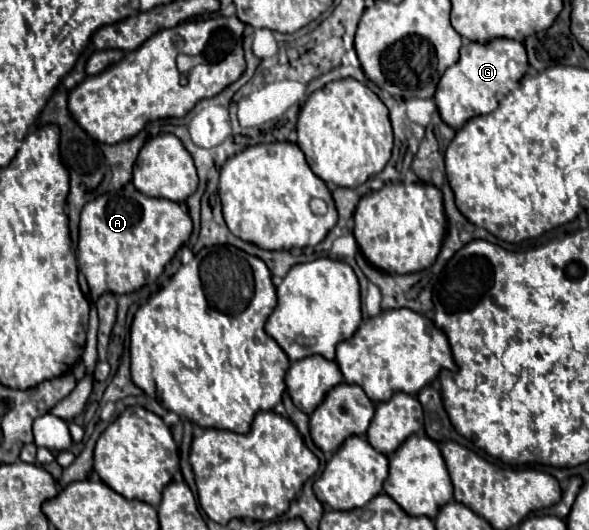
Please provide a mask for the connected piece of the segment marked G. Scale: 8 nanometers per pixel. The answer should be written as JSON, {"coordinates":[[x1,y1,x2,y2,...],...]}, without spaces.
{"coordinates":[[495,38,483,46,471,40,463,40,461,56,457,64,453,64,451,68,443,72,437,84,437,92,433,96,439,108,441,120,451,128,459,128,473,116,493,112,499,104,499,98,517,88,527,68,529,68,529,62,527,62,527,54,521,42]]}

